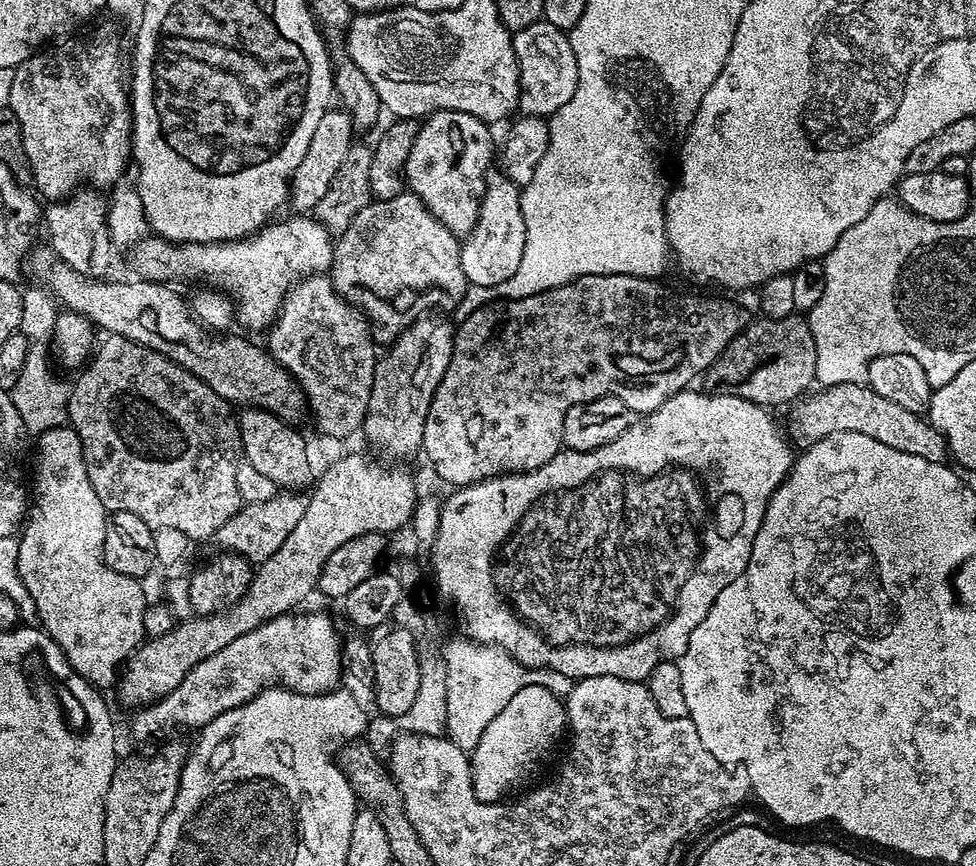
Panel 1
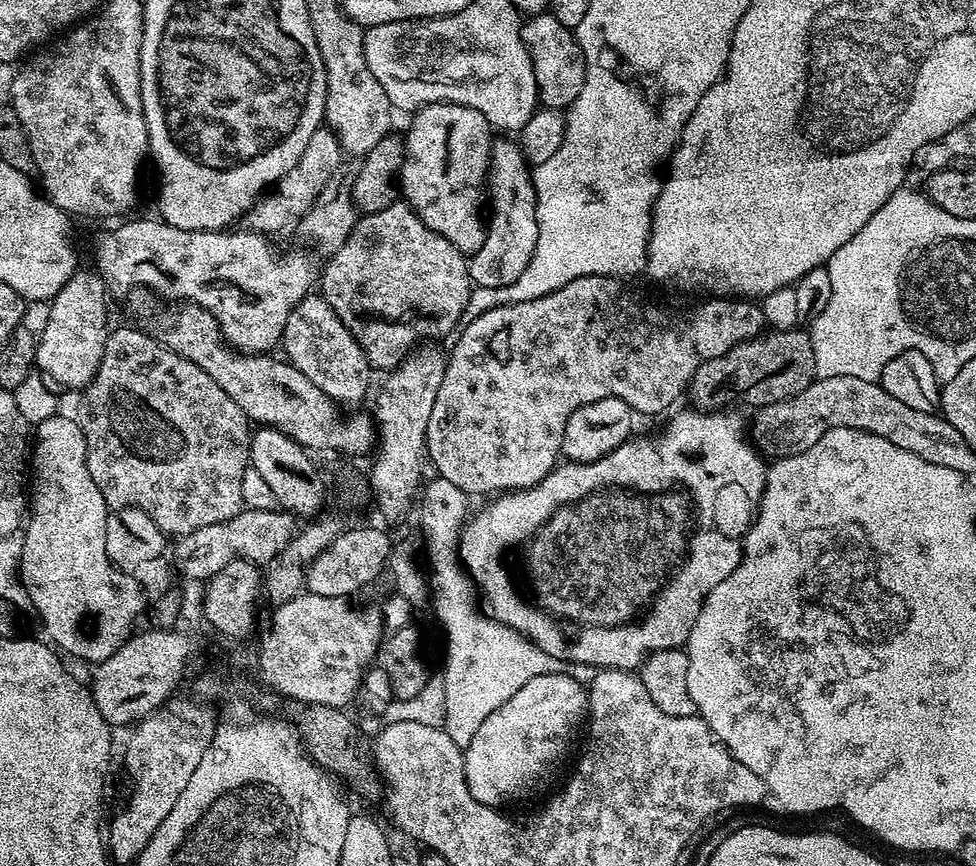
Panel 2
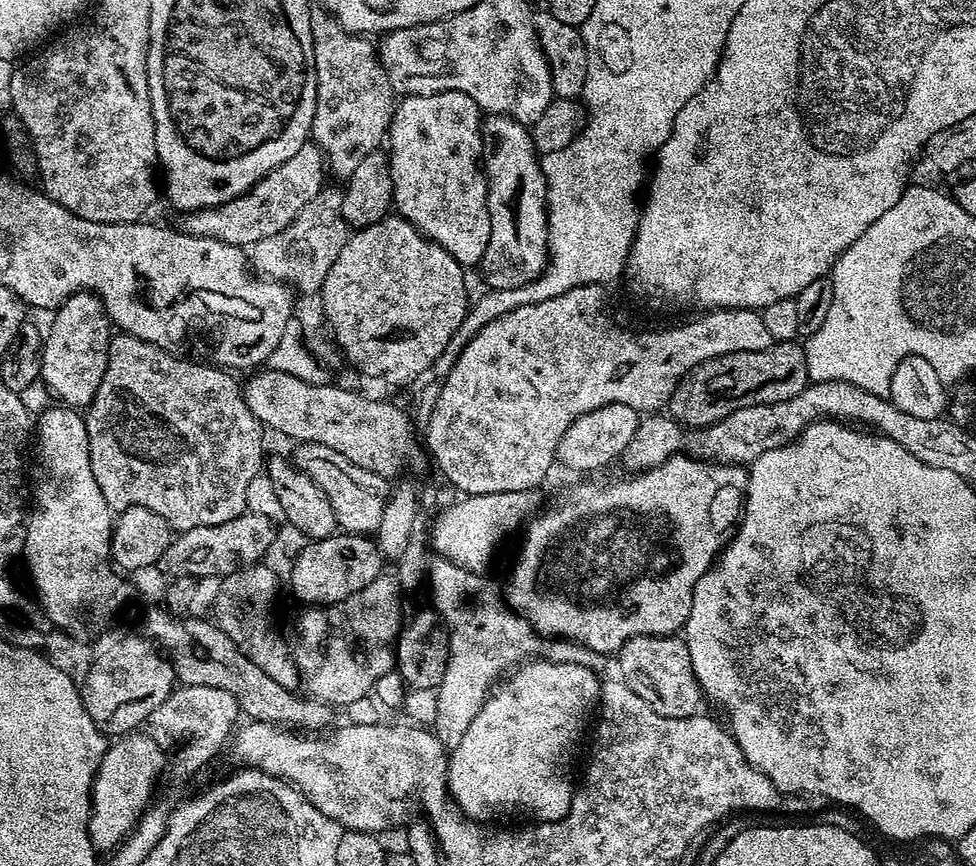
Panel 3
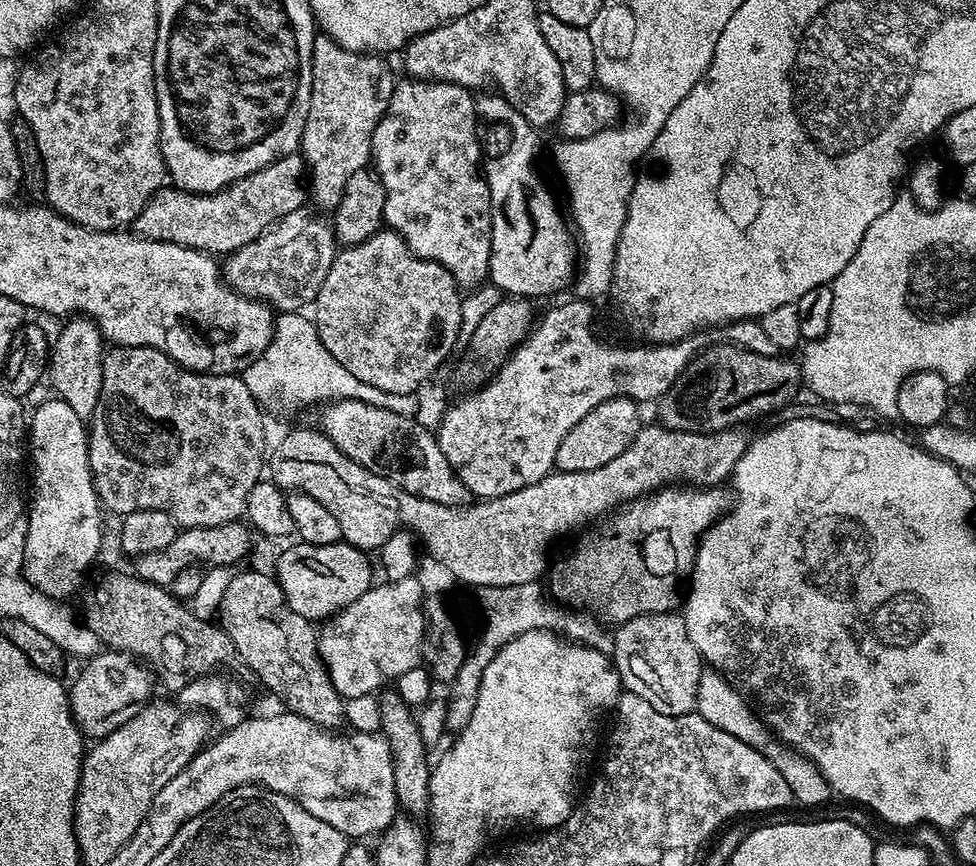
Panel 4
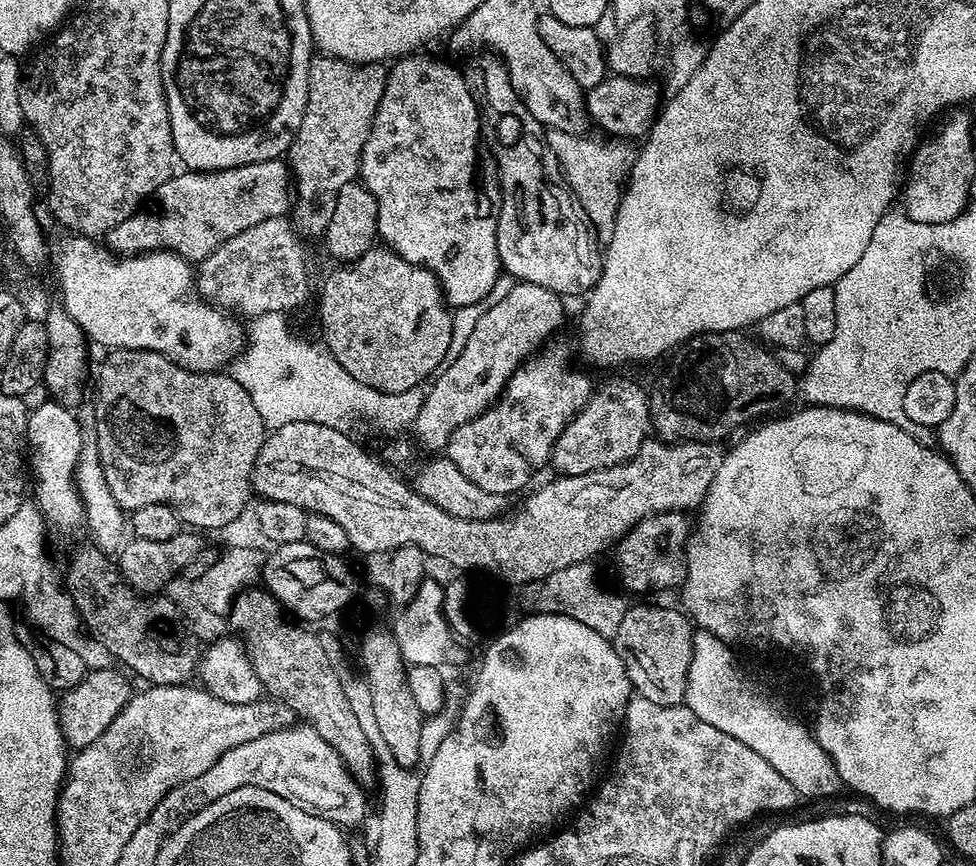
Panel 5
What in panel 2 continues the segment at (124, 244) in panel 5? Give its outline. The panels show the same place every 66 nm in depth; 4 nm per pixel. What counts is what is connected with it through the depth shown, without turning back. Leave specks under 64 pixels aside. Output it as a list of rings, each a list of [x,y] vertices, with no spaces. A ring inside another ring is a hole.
[[[321,126],[310,138],[306,150],[302,150],[302,158],[287,174],[278,181],[275,186],[264,193],[259,200],[253,204],[249,212],[245,212],[242,220],[247,231],[259,232],[269,238],[275,238],[279,232],[288,232],[299,229],[302,218],[310,206],[314,206],[314,198],[322,194],[326,182],[342,166],[342,153],[338,138],[327,128]]]

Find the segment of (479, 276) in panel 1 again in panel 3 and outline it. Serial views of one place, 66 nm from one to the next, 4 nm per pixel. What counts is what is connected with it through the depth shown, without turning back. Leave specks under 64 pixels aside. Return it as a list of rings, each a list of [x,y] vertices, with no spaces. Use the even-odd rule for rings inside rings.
[[[485,115],[480,122],[482,171],[488,181],[490,242],[478,265],[487,287],[510,290],[538,278],[548,264],[548,209],[540,160],[525,125],[509,116]]]

